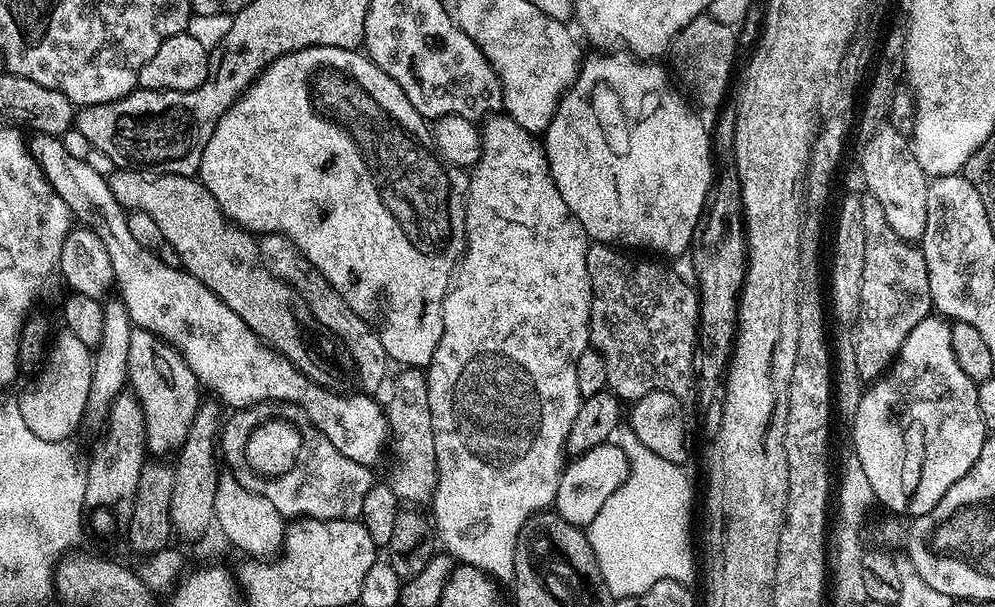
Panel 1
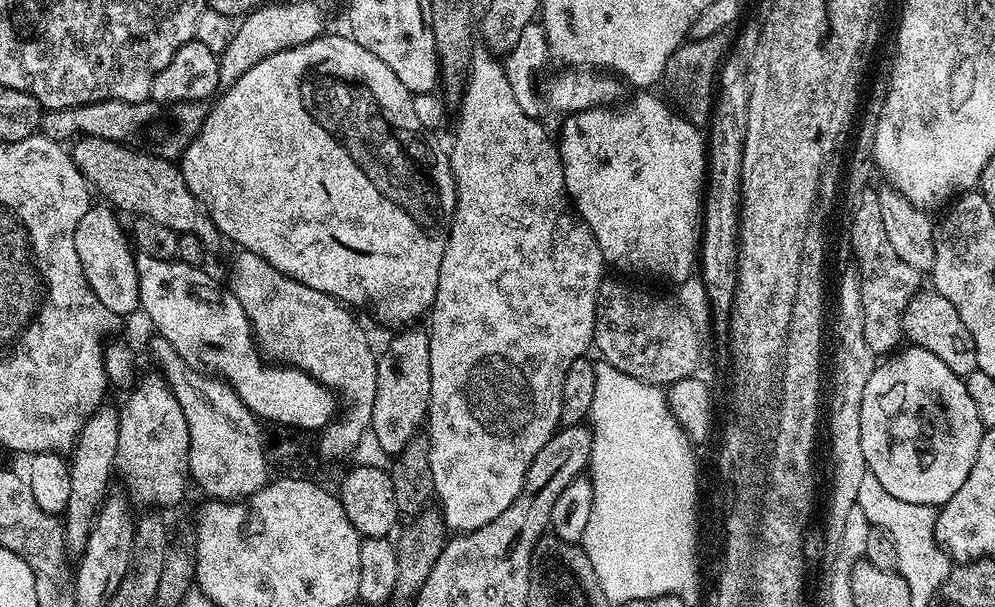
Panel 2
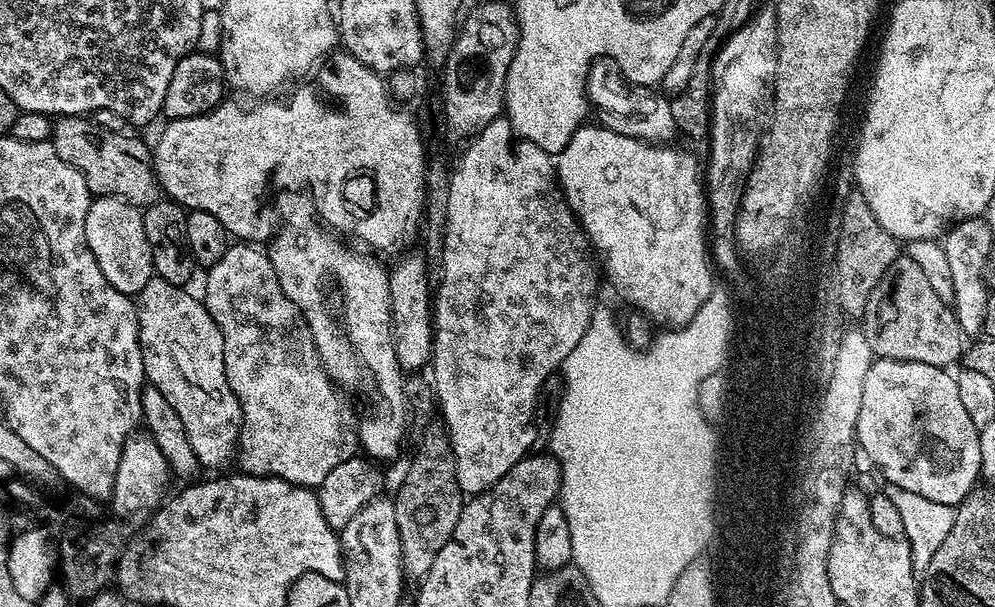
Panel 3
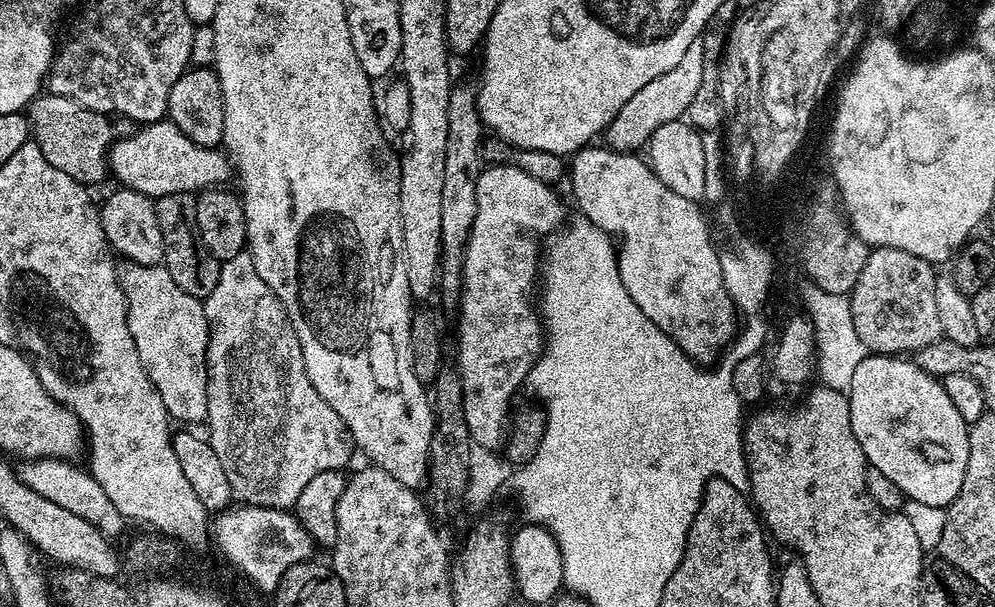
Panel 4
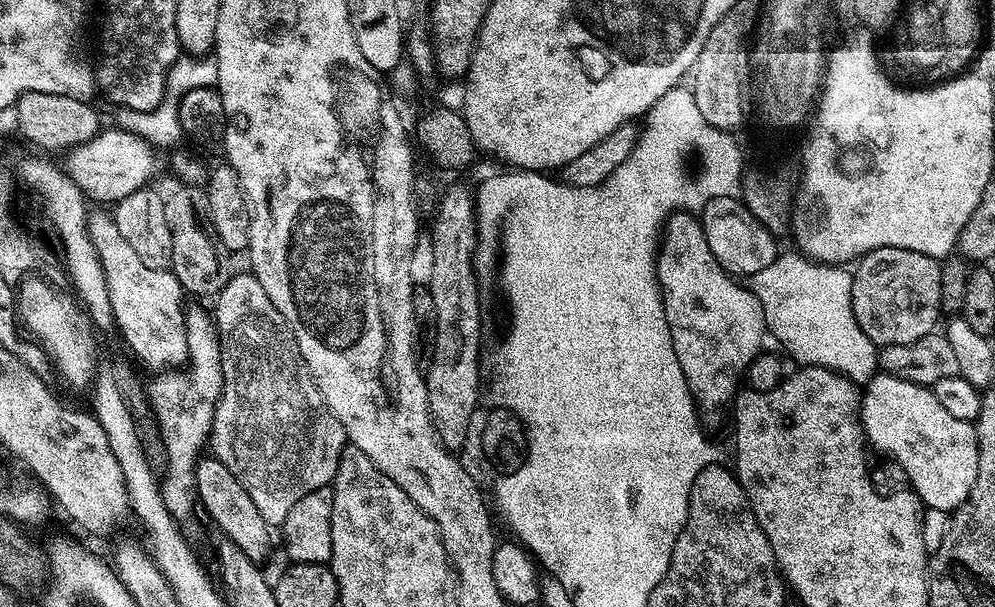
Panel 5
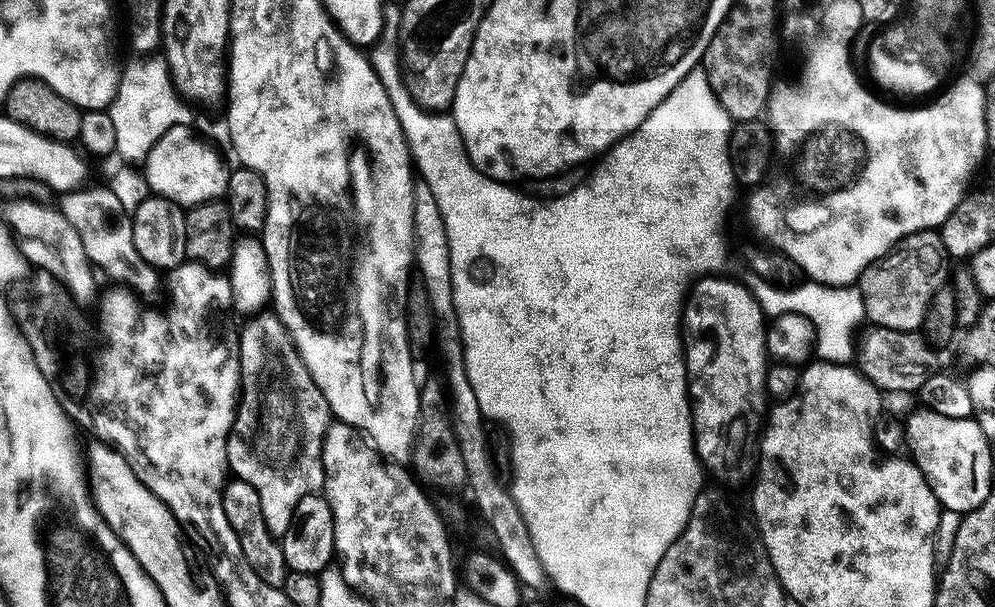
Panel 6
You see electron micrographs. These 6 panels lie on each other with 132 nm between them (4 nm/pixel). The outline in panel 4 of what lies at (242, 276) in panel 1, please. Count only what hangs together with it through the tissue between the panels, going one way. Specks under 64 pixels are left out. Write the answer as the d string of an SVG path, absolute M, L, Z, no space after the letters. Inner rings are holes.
M41 94L27 105L26 115L31 139L42 150L50 166L70 174L79 184L93 186L109 175L108 150L114 143L112 124L103 112L95 112L70 98Z

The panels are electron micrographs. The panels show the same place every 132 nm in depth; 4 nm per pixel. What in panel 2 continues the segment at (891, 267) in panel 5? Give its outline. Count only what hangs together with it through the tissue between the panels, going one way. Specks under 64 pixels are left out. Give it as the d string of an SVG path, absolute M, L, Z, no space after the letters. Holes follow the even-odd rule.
M935 290L917 292L902 314L900 327L903 339L908 340L909 345L930 350L930 354L942 358L942 362L946 362L946 366L950 366L950 370L954 370L954 374L961 378L966 378L971 372L977 371L978 354L974 354L974 338L970 338L970 330L966 330L966 322L958 318L958 310L954 310L950 298L946 298L940 292Z

